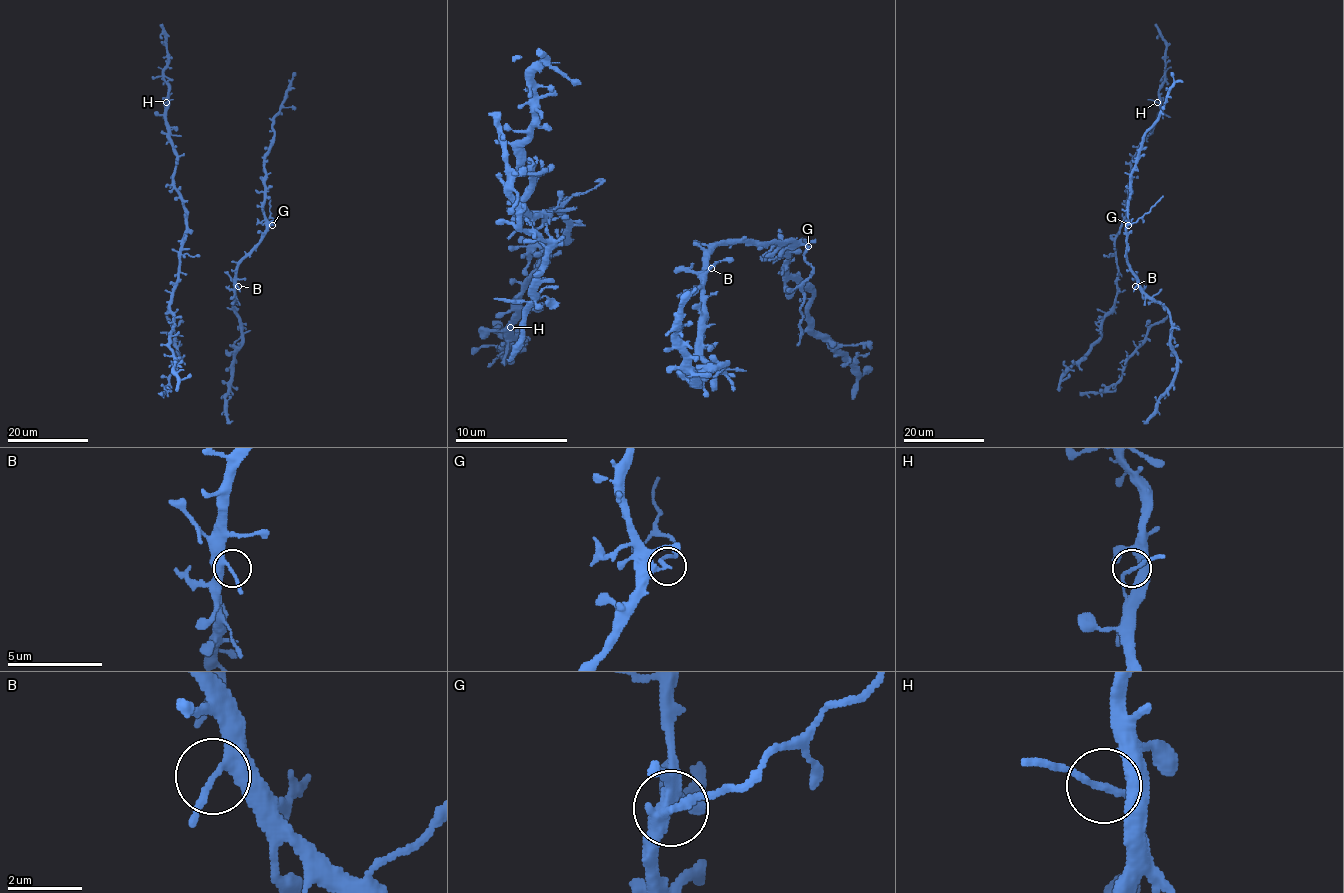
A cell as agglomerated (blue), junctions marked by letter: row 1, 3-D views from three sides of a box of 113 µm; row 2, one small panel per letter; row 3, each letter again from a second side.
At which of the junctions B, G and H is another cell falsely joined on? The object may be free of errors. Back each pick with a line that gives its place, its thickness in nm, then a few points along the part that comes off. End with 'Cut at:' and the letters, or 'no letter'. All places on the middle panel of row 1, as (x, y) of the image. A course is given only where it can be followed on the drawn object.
G: at (808, 246); 190 nm thick; foreign part runs (807, 245), (804, 260), (813, 268), (802, 288), (802, 339), (796, 344)
Cut at: G

